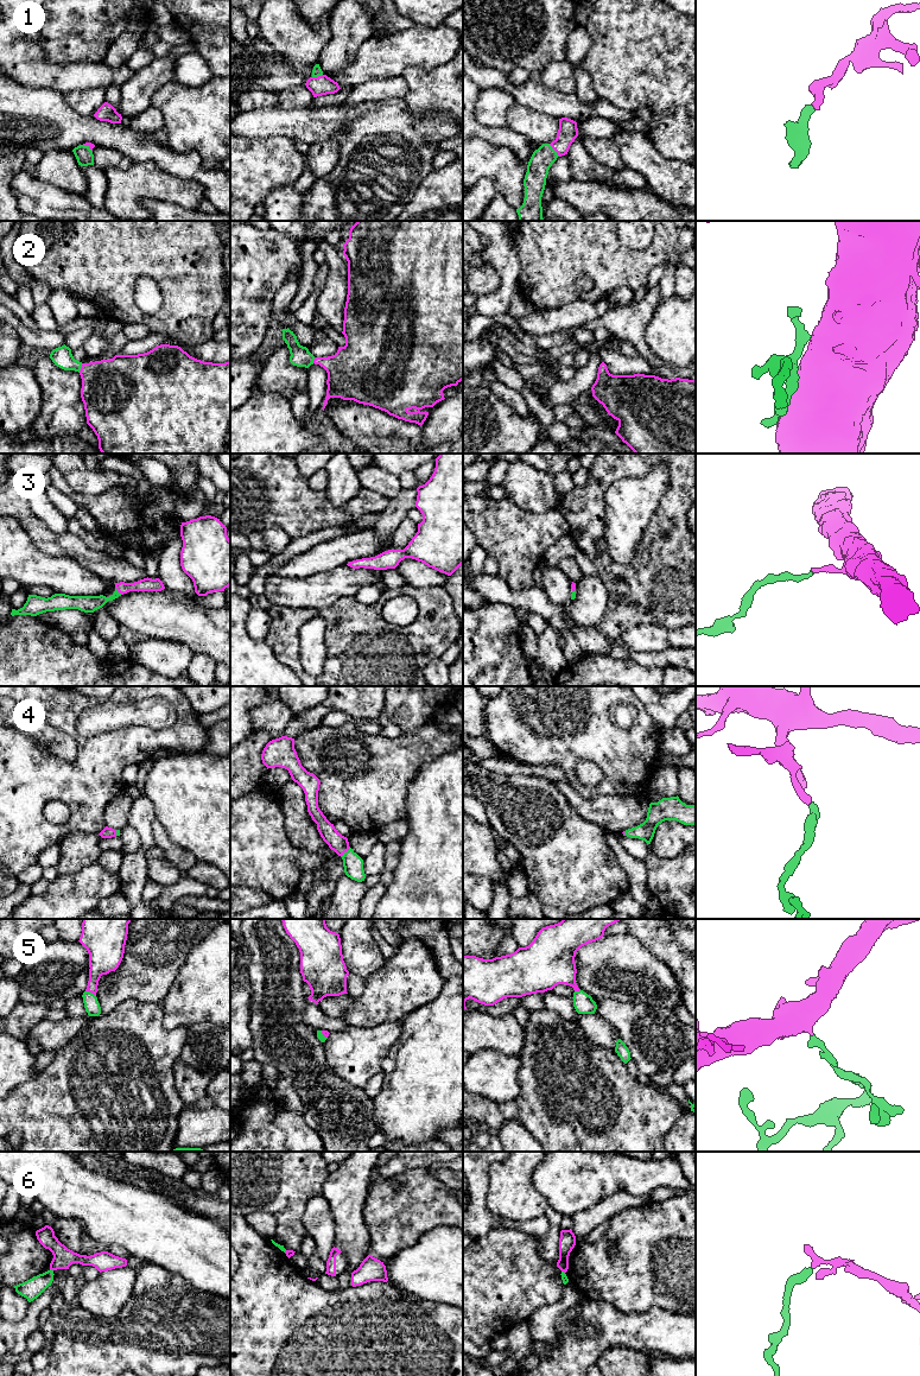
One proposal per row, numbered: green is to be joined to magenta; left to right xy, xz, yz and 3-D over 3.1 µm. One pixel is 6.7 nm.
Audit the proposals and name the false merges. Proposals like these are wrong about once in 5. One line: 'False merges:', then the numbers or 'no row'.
False merges: 6

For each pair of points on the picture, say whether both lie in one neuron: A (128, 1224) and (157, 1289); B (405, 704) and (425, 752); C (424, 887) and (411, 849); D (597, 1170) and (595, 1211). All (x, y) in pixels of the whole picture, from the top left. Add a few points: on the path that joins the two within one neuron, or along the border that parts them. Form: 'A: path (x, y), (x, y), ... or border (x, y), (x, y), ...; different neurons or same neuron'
A: border (145, 1262), (159, 1264), (171, 1273); different neurons
B: border (432, 721), (422, 724), (412, 731), (401, 734); different neurons
C: path (424, 877), (424, 862), (420, 858); same neuron
D: border (620, 1192), (603, 1197), (571, 1216); different neurons

